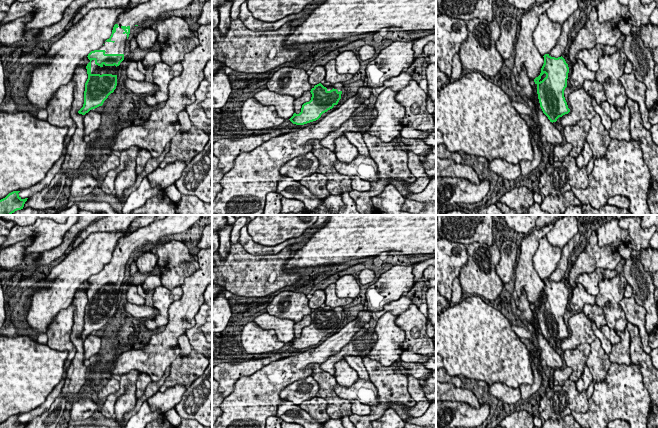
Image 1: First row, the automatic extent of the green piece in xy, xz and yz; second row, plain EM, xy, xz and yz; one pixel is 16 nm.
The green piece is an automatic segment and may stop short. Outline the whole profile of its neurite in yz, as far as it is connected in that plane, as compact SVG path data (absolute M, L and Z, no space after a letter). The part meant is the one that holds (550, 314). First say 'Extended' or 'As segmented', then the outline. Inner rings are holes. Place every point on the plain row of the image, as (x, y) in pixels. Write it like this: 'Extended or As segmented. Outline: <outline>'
As segmented. Outline: M545 278L543 281L544 288L541 297L534 306L537 309L540 331L553 347L570 336L564 321L569 291L562 280L555 282Z

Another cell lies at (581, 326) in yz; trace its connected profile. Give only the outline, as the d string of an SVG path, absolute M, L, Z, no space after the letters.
M583 313L572 315L568 320L572 334L561 341L561 350L565 352L567 349L575 349L582 343L591 344L596 336L592 330L591 320Z

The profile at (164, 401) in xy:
M176 384L167 388L164 392L157 391L154 395L147 399L147 403L149 404L151 411L159 409L165 414L180 402L186 389L186 386Z

